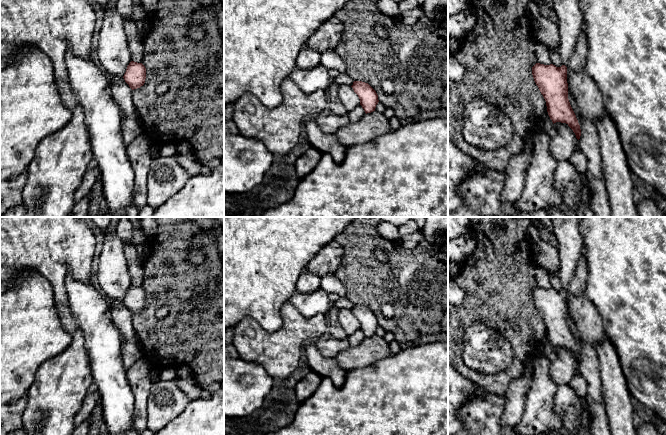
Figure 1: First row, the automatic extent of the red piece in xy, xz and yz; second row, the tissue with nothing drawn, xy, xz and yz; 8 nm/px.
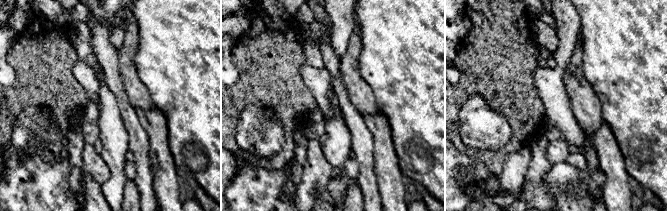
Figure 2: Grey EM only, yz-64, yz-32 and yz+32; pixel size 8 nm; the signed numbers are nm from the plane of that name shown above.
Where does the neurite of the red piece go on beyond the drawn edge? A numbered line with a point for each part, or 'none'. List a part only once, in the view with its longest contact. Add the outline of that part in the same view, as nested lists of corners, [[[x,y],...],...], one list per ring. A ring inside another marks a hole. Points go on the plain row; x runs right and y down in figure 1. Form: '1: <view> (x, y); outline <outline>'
1: yz (566, 229); outline [[[551,217],[559,247],[560,268],[558,276],[563,289],[567,289],[577,262],[583,254],[584,242],[579,230],[579,217]]]

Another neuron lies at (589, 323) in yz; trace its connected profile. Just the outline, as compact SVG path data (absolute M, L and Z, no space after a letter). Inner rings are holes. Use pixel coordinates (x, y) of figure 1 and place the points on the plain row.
M584 254L580 256L576 270L573 274L571 282L566 289L567 291L567 306L569 312L577 326L579 334L584 339L584 341L591 345L592 347L596 347L598 343L600 343L605 337L604 325L602 322L602 317L599 314L595 305L589 300L586 295L586 277L587 277L587 259Z

